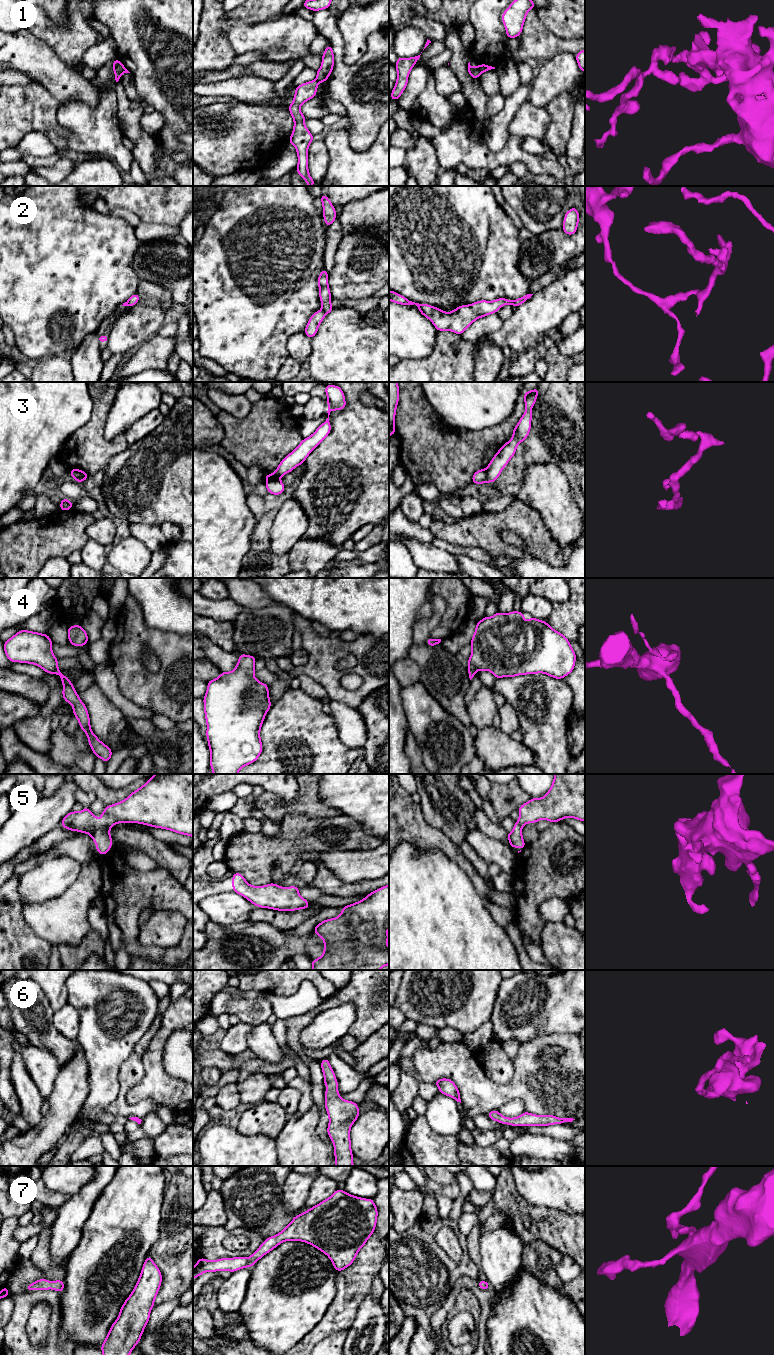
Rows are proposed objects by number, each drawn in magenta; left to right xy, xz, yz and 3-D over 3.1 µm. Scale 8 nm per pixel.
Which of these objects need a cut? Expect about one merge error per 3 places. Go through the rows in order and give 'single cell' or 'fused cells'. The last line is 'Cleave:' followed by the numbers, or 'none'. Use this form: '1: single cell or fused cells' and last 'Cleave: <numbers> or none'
1: fused cells
2: fused cells
3: fused cells
4: single cell
5: single cell
6: single cell
7: single cell
Cleave: 1, 2, 3

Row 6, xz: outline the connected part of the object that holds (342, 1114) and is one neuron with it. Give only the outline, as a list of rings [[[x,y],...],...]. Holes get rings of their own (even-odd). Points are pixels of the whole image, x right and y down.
[[[328,1058],[321,1060],[321,1068],[324,1074],[324,1084],[327,1087],[325,1091],[325,1108],[329,1117],[329,1125],[327,1133],[334,1144],[334,1156],[336,1159],[335,1166],[354,1166],[351,1150],[350,1128],[356,1119],[360,1116],[358,1104],[348,1100],[344,1100],[338,1093],[338,1082],[334,1070],[330,1066]]]

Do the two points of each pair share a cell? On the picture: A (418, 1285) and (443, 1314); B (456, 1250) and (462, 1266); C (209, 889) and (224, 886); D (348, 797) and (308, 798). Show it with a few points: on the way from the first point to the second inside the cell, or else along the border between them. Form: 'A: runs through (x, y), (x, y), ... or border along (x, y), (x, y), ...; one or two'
A: border along (451, 1288), (444, 1302), (430, 1319), (432, 1331); two
B: border along (441, 1247), (454, 1261), (459, 1262), (461, 1260); two
C: runs through (213, 886), (220, 886); one
D: border along (318, 784), (319, 798), (325, 804), (340, 811); two

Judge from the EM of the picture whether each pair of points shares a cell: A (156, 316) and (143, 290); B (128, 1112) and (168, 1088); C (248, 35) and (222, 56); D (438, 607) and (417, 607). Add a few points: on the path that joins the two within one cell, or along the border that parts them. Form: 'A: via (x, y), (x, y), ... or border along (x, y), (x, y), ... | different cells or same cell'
A: border along (140, 298), (156, 298), (161, 301) | different cells
B: border along (127, 1101), (136, 1104), (151, 1099), (171, 1109) | different cells
C: border along (223, 26), (222, 32), (236, 54) | different cells
D: border along (433, 595), (430, 598), (431, 614), (414, 624) | different cells

